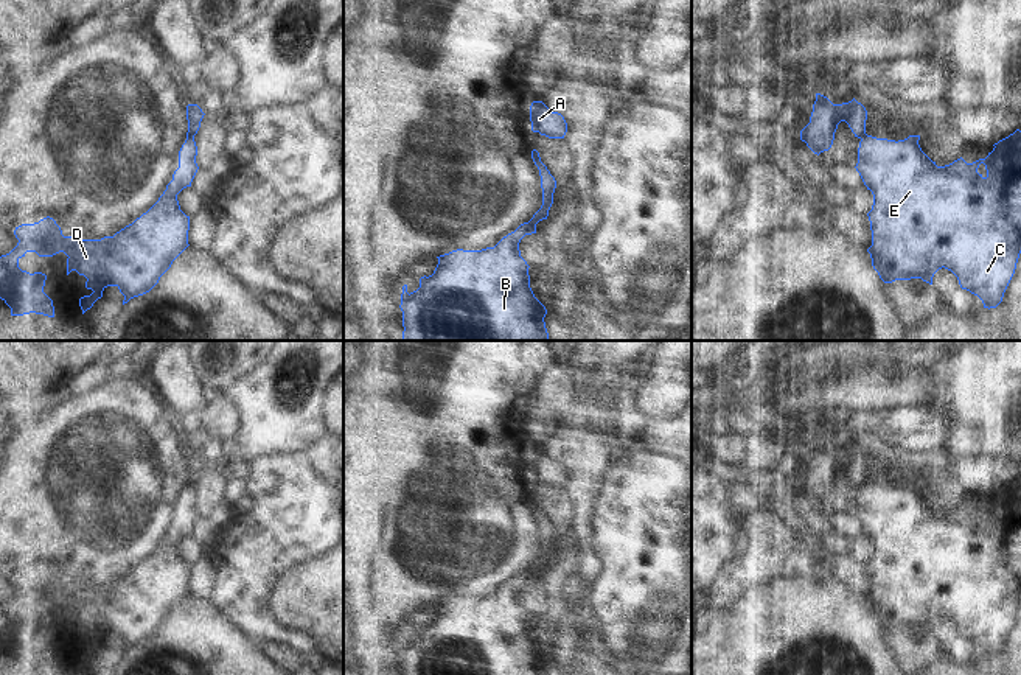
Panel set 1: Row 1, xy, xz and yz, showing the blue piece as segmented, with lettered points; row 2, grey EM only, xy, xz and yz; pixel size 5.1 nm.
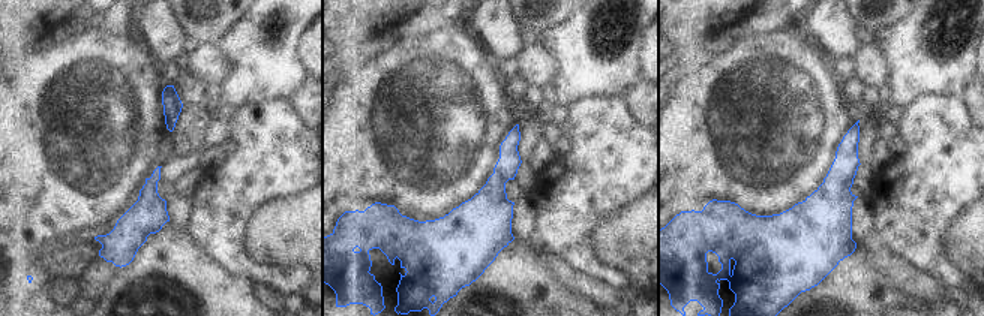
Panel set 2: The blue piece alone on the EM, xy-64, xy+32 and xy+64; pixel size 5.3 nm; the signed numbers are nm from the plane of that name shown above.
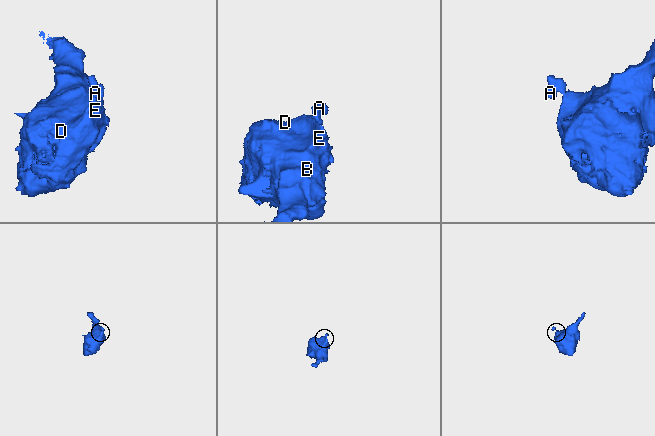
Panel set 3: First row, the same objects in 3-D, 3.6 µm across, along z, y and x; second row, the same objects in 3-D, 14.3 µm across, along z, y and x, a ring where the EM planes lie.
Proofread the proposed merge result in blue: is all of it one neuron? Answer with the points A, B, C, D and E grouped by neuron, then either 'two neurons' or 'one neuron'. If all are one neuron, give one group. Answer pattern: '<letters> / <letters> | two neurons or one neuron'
A / B C D E | two neurons

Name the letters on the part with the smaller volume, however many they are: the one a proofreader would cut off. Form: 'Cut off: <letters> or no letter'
Cut off: A

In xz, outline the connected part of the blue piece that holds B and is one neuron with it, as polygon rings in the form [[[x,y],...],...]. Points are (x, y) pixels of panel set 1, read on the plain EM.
[[[538,509],[542,554],[528,571],[504,585],[494,596],[482,599],[457,597],[440,603],[432,624],[420,627],[420,636],[407,641],[402,635],[402,675],[545,675],[545,655],[530,636],[528,613],[521,605],[519,591],[525,583],[536,582],[536,572],[547,568],[553,552],[556,529],[547,515]]]

